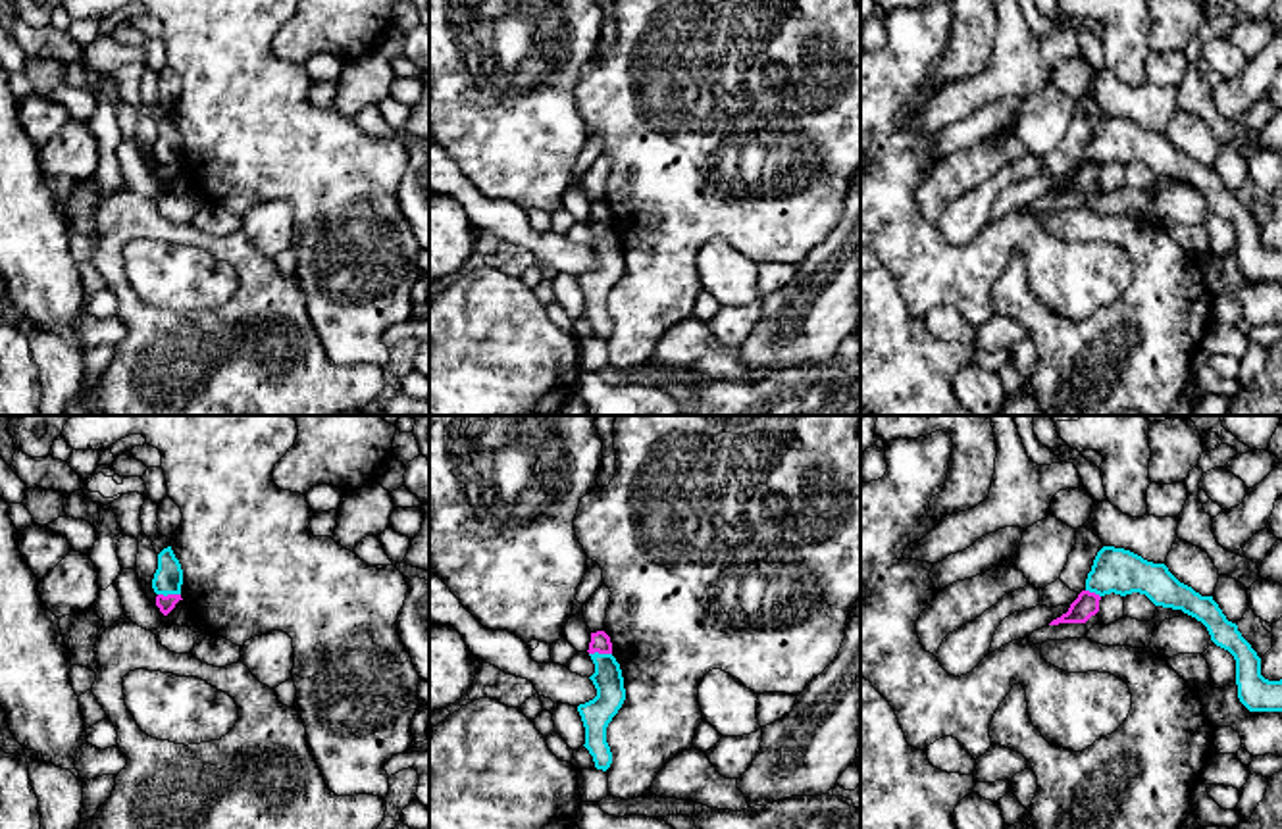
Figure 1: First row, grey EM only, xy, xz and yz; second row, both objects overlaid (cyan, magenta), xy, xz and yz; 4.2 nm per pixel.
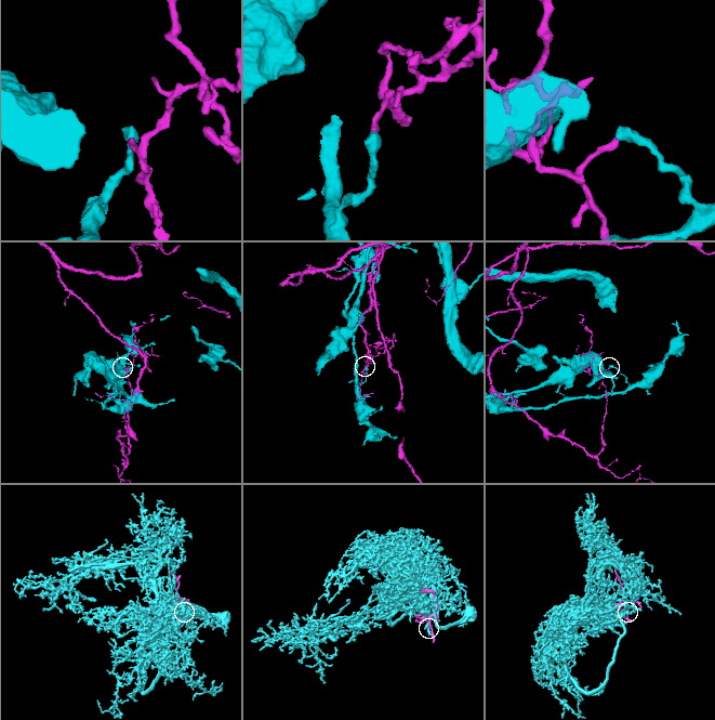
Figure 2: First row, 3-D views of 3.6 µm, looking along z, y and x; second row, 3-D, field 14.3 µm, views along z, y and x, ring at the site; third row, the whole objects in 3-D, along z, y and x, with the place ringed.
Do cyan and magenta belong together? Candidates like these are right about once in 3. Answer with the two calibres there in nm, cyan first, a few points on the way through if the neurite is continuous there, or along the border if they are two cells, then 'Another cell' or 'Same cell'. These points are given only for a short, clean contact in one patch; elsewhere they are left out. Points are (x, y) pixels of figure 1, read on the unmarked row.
Thickness 120 nm (cyan) against 70 nm. Boundary: xy (158, 162), (179, 164). Another cell

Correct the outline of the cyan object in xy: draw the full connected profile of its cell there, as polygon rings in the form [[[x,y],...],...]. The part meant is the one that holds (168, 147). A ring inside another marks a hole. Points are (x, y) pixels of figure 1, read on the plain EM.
[[[171,115],[158,123],[158,138],[152,148],[152,158],[156,163],[181,163],[183,138],[175,127]]]

